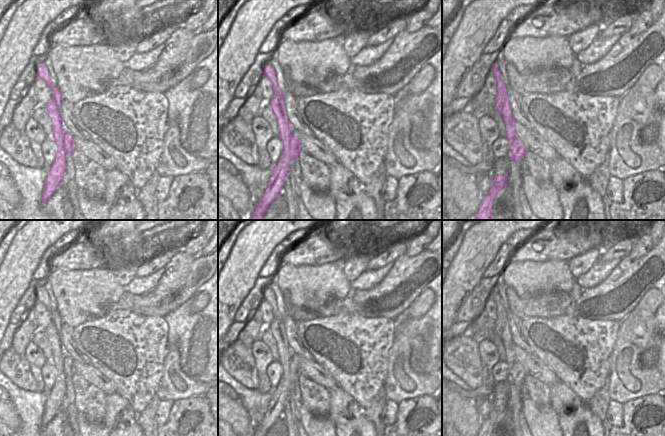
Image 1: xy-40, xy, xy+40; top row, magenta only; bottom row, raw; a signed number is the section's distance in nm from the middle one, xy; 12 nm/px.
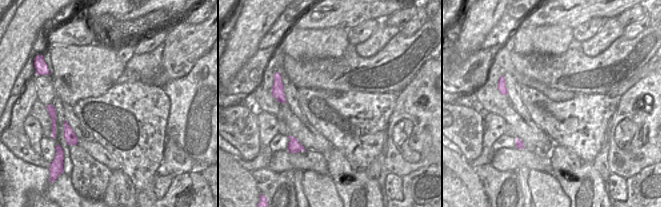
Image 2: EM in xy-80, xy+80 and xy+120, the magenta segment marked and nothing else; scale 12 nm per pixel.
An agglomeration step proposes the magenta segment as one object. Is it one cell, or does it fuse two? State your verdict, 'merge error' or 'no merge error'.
merge error

